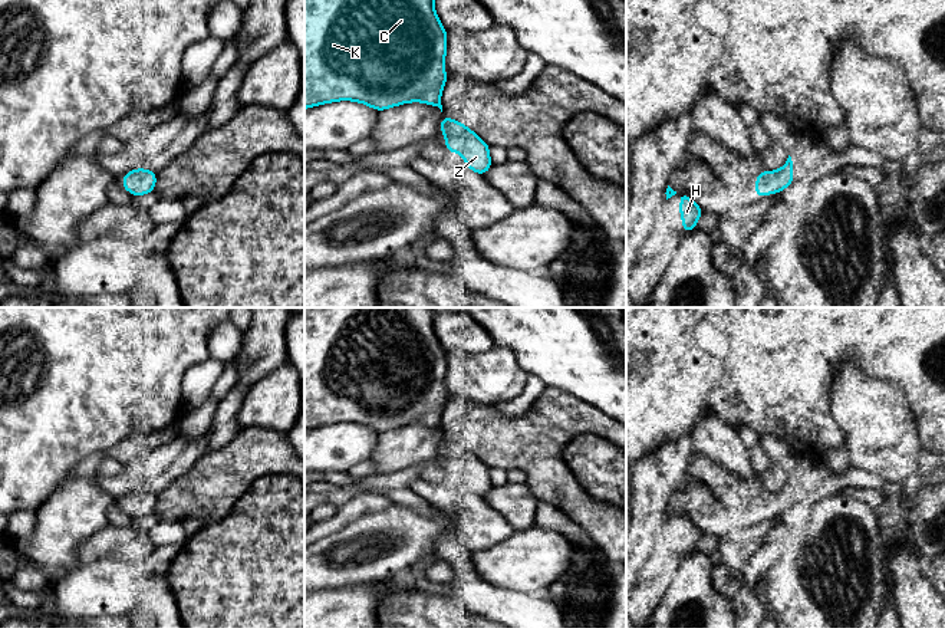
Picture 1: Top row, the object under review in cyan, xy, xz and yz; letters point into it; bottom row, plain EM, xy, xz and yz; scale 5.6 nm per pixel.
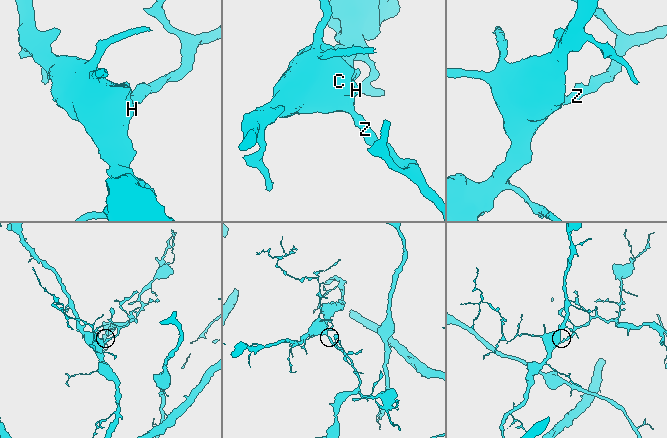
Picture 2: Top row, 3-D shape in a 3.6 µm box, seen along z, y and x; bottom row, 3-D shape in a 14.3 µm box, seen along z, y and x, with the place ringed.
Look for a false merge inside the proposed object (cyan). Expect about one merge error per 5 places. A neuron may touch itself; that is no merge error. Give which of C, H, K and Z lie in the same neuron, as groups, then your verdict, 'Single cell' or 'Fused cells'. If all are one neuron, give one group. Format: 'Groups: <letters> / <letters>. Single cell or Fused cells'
Groups: C H K Z. Single cell

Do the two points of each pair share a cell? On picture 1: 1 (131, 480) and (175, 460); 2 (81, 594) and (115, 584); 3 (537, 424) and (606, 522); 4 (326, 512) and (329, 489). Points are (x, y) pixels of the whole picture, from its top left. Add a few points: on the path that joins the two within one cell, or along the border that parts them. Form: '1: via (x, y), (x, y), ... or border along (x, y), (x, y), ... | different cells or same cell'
1: via (142, 474), (152, 474), (164, 464) | same cell
2: via (89, 589), (106, 587) | same cell
3: via (537, 450), (545, 467), (580, 503) | same cell
4: border along (319, 505), (336, 508) | different cells

